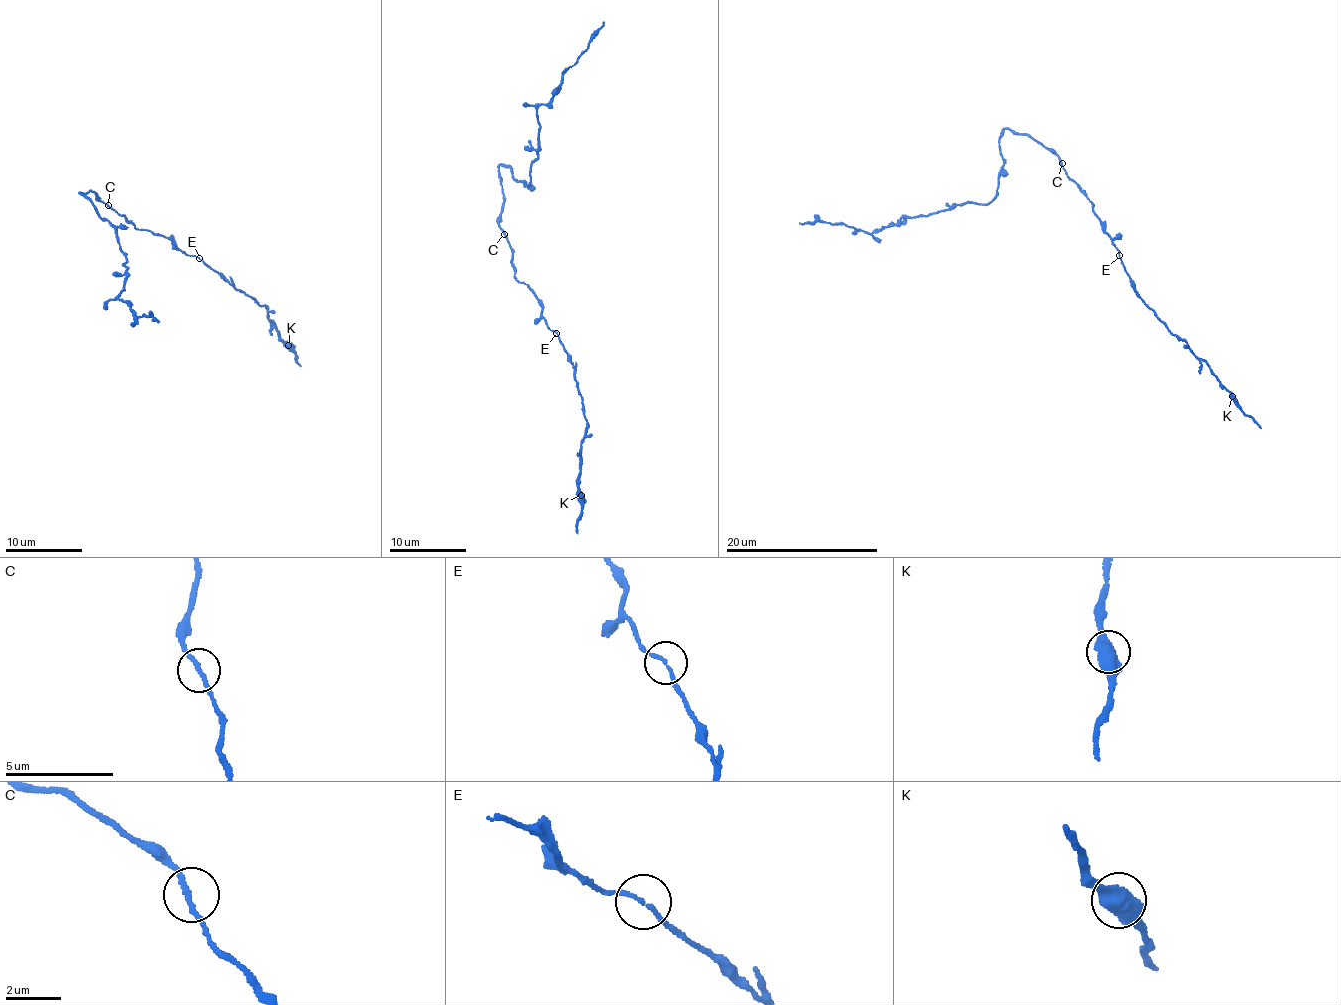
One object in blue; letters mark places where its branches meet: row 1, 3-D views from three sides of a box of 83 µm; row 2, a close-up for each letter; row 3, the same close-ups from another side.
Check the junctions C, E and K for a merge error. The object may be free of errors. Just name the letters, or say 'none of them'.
none of them

